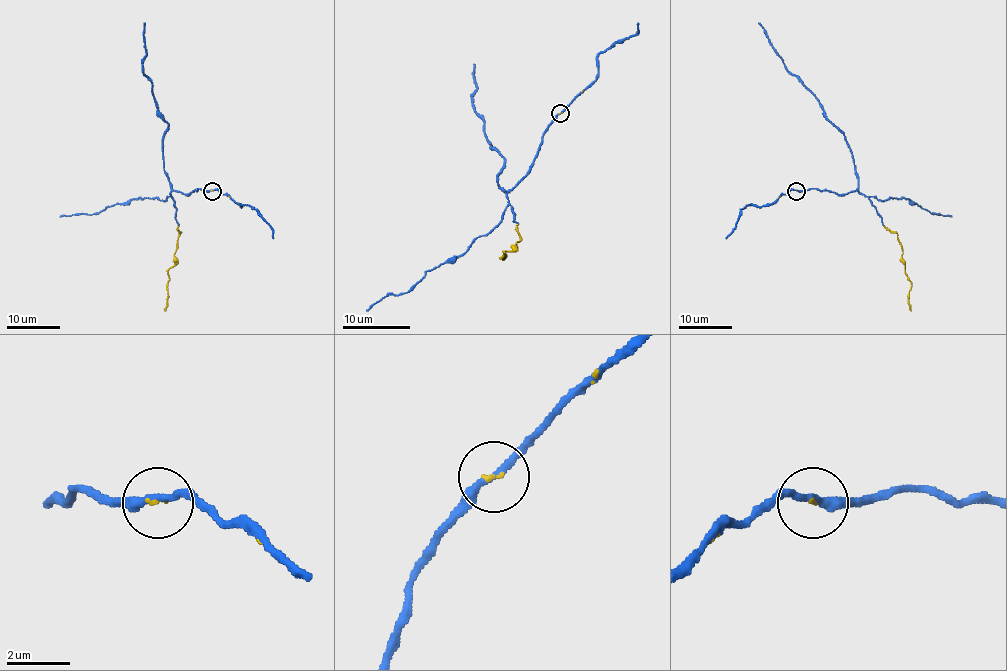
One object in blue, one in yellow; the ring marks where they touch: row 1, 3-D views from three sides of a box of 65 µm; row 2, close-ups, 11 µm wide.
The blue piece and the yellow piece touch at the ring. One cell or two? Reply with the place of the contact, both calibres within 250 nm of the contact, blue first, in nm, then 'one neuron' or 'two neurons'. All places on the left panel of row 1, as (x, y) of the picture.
(212, 191) | 240/80 nm | one neuron

